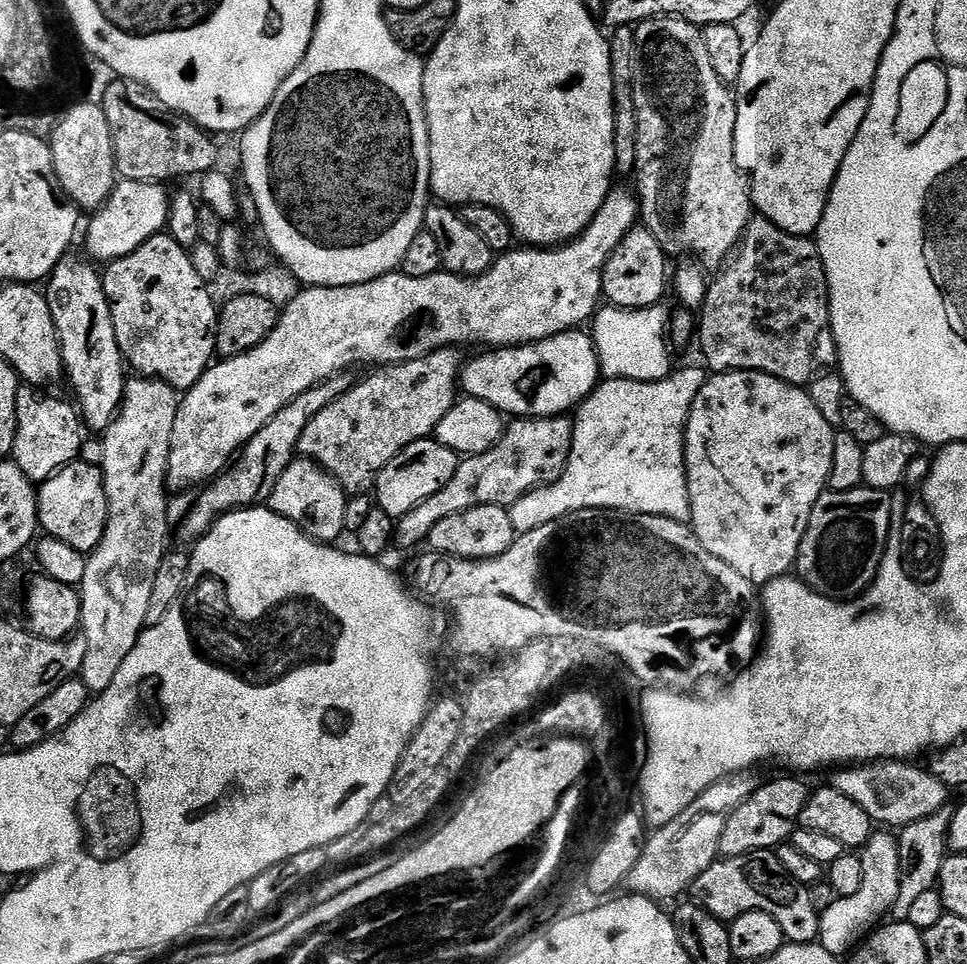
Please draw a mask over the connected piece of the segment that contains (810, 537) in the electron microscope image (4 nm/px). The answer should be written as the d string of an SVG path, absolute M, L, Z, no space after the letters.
M861 486L845 492L826 490L818 498L810 514L810 522L804 531L800 549L796 555L795 571L799 579L831 600L855 600L864 595L868 587L876 581L880 563L884 557L884 547L888 544L888 531L892 525L892 496L879 488Z

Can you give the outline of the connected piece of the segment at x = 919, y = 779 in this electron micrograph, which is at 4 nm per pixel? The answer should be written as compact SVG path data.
M874 760L870 764L844 766L831 773L833 776L830 780L830 786L834 790L846 794L846 798L850 798L850 802L858 802L858 806L862 806L862 810L866 810L866 814L870 814L873 822L880 823L881 820L884 823L881 825L892 830L899 830L905 828L907 824L922 822L922 818L930 818L934 814L945 811L947 804L944 803L950 796L950 789L938 778L934 778L931 770L927 767L915 768L914 765L915 763L899 760Z

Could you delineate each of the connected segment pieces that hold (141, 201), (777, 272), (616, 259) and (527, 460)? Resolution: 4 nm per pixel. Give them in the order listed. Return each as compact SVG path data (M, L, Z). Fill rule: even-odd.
M117 179L110 198L89 219L93 220L88 224L87 255L93 261L104 260L103 262L126 258L126 254L138 250L142 242L152 236L161 235L168 226L170 207L170 192L164 188L167 187L160 182Z
M759 214L753 215L751 222L746 226L744 237L736 245L736 251L713 276L716 277L711 277L704 303L698 309L698 340L700 336L700 348L704 351L705 362L703 361L703 363L713 373L761 372L762 374L770 374L787 384L807 386L817 376L825 370L831 369L837 363L836 339L832 333L832 319L828 309L828 279L826 278L826 270L822 266L820 252L816 248L815 239L786 234L786 230L778 230L778 226L774 226L774 222L770 222L766 217Z
M643 226L631 228L619 246L608 255L604 267L603 299L614 308L655 308L670 288L669 261L662 246Z
M567 415L513 419L496 445L477 456L463 457L454 478L450 478L438 494L430 494L426 502L414 506L410 514L395 521L395 547L416 548L419 544L423 545L430 530L434 530L442 518L450 518L450 514L458 514L474 506L508 508L527 492L555 482L564 474L572 449L572 425L573 421Z

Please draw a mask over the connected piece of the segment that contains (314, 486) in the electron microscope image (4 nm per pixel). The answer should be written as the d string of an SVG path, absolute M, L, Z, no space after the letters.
M293 459L292 464L278 478L270 498L266 502L282 518L294 522L311 540L331 545L345 535L346 502L348 496L332 475L313 460Z

